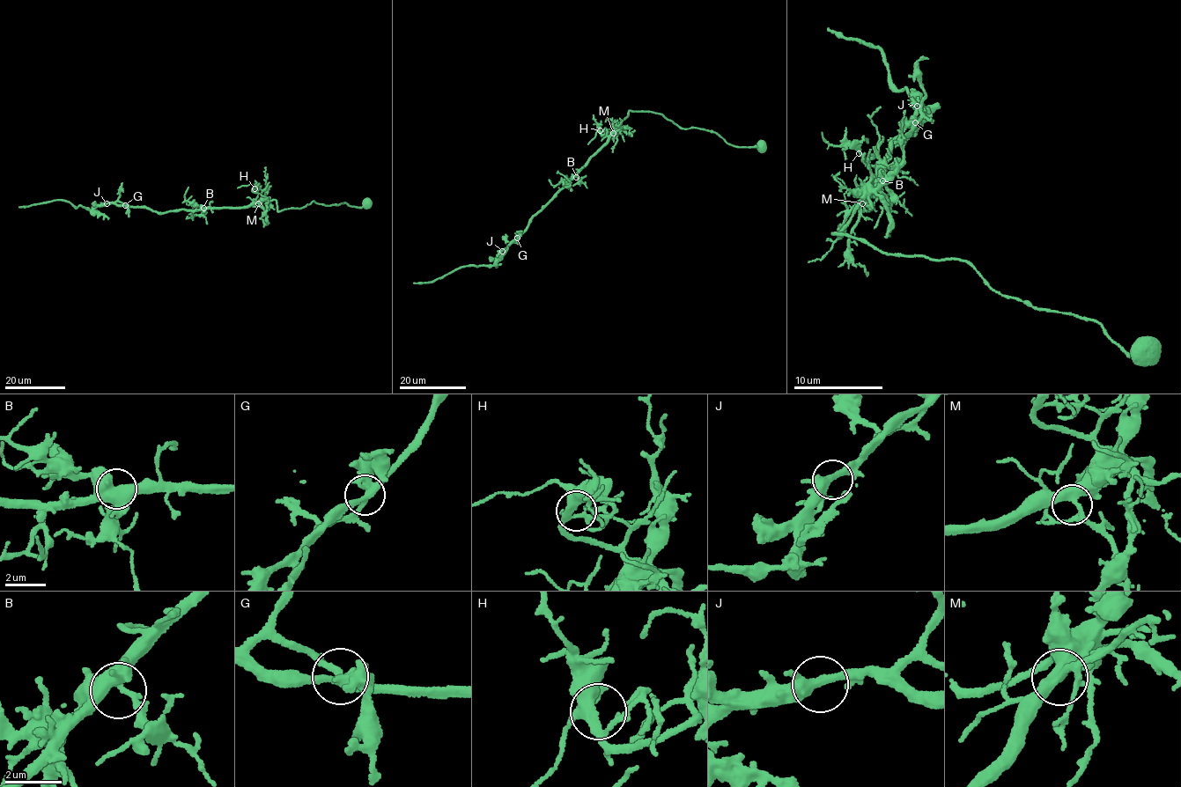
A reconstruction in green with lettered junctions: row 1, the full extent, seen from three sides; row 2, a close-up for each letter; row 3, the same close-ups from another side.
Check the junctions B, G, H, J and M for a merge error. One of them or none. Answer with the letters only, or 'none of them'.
none of them

